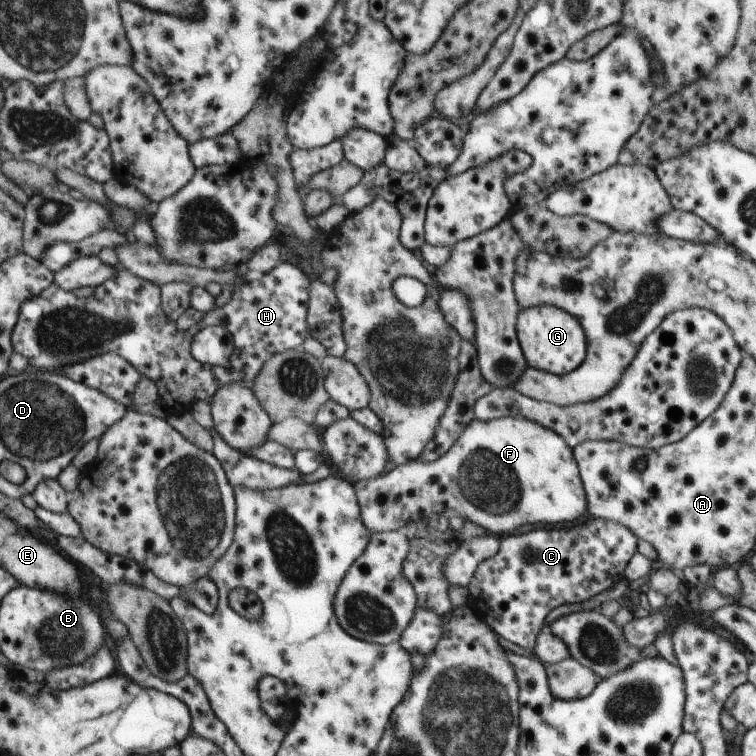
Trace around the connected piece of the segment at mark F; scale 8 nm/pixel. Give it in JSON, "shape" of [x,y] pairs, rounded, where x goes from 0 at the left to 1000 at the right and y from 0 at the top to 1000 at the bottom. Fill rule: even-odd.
{"shape":[[[669,550],[652,557],[627,556],[610,574],[601,595],[595,594],[574,611],[548,607],[532,616],[520,616],[500,632],[487,638],[472,638],[470,646],[478,664],[478,675],[484,696],[495,705],[521,704],[542,690],[582,680],[587,675],[603,675],[616,688],[638,696],[648,708],[667,710],[680,706],[690,696],[709,693],[759,693],[778,673],[778,655],[774,652],[767,619],[761,598],[753,586],[726,565],[714,563],[701,553]]]}

